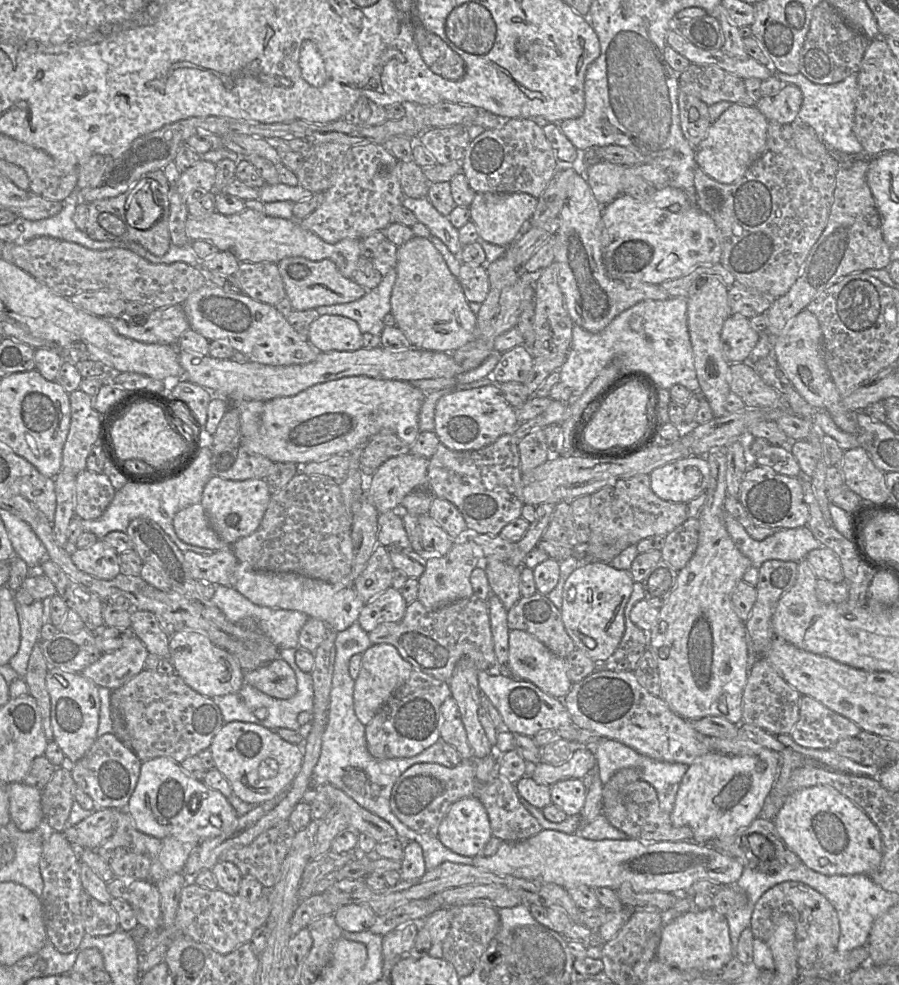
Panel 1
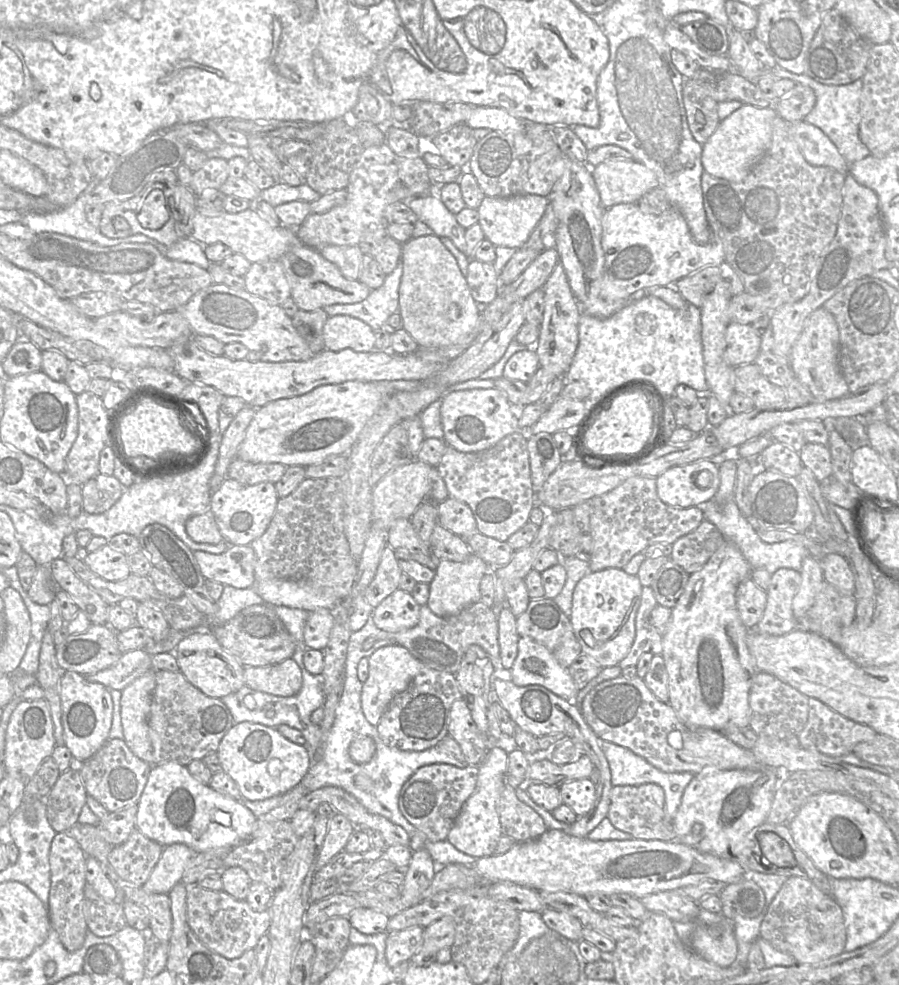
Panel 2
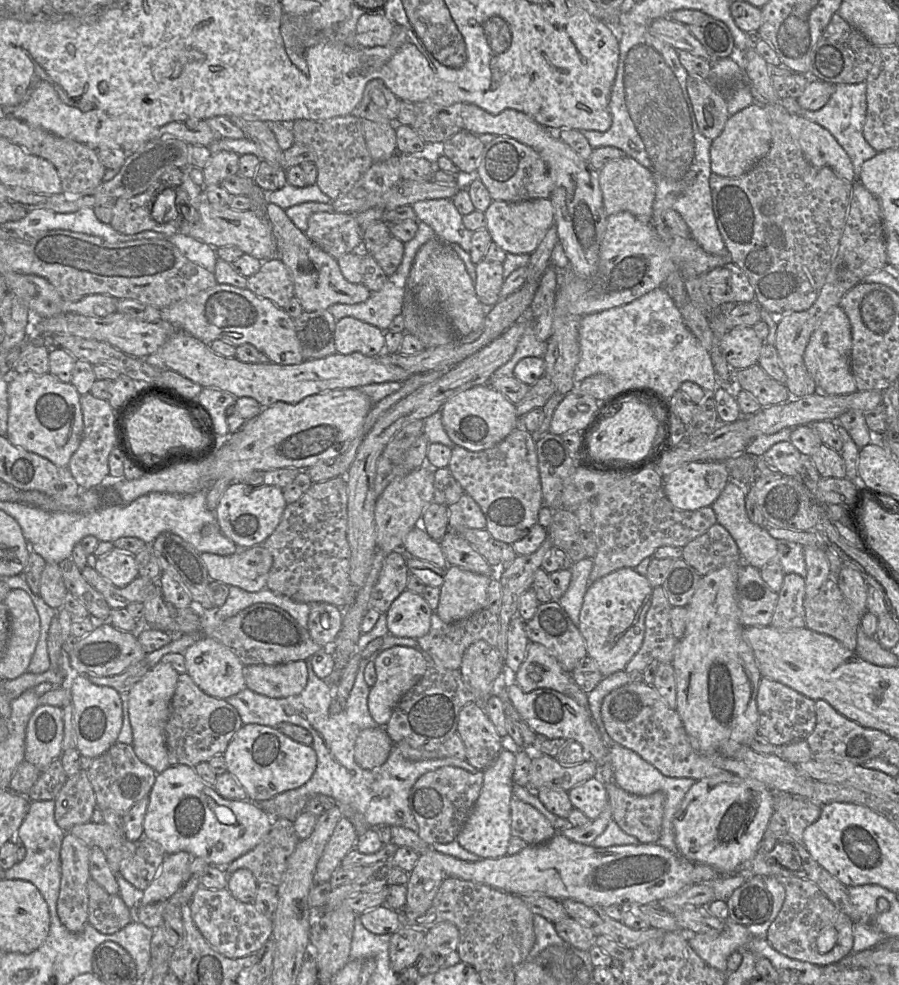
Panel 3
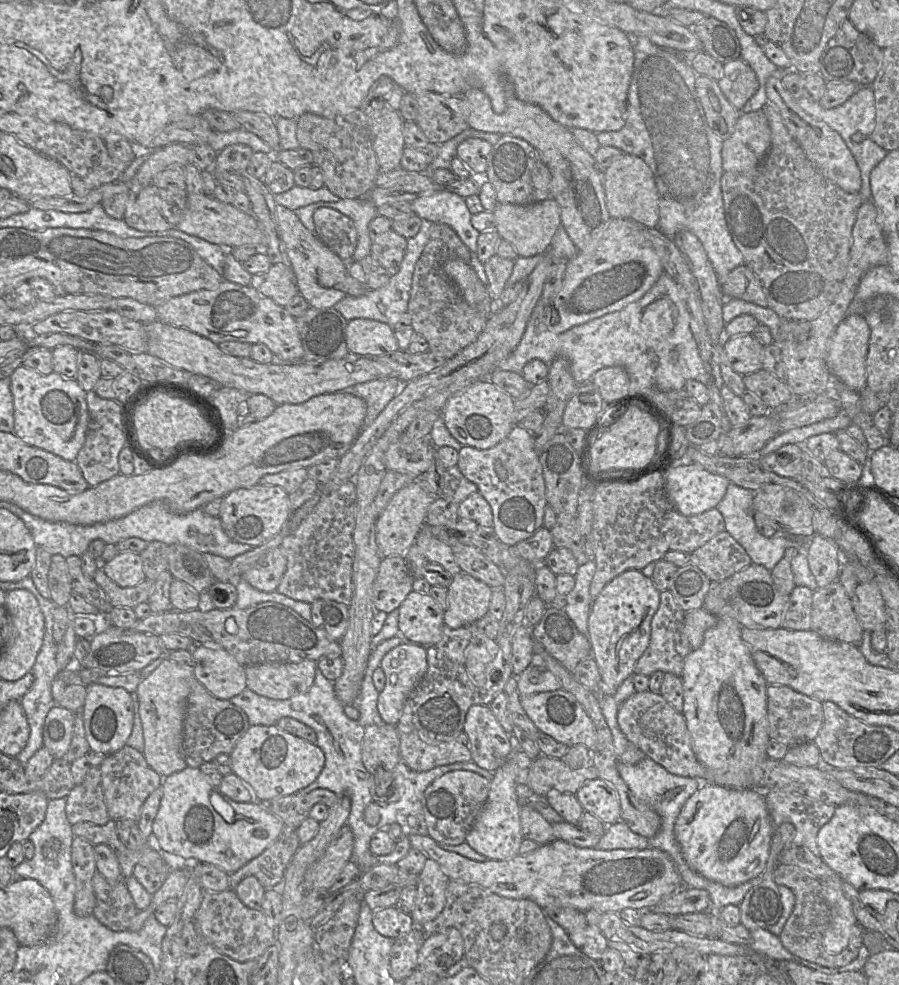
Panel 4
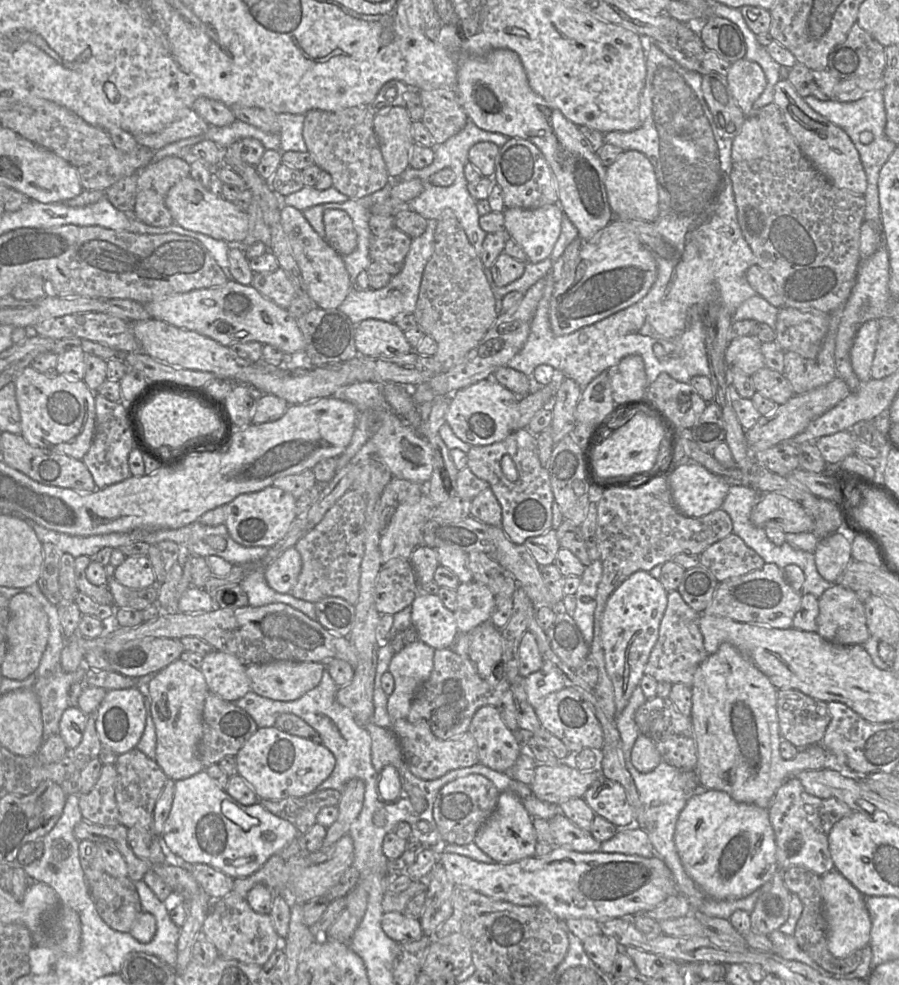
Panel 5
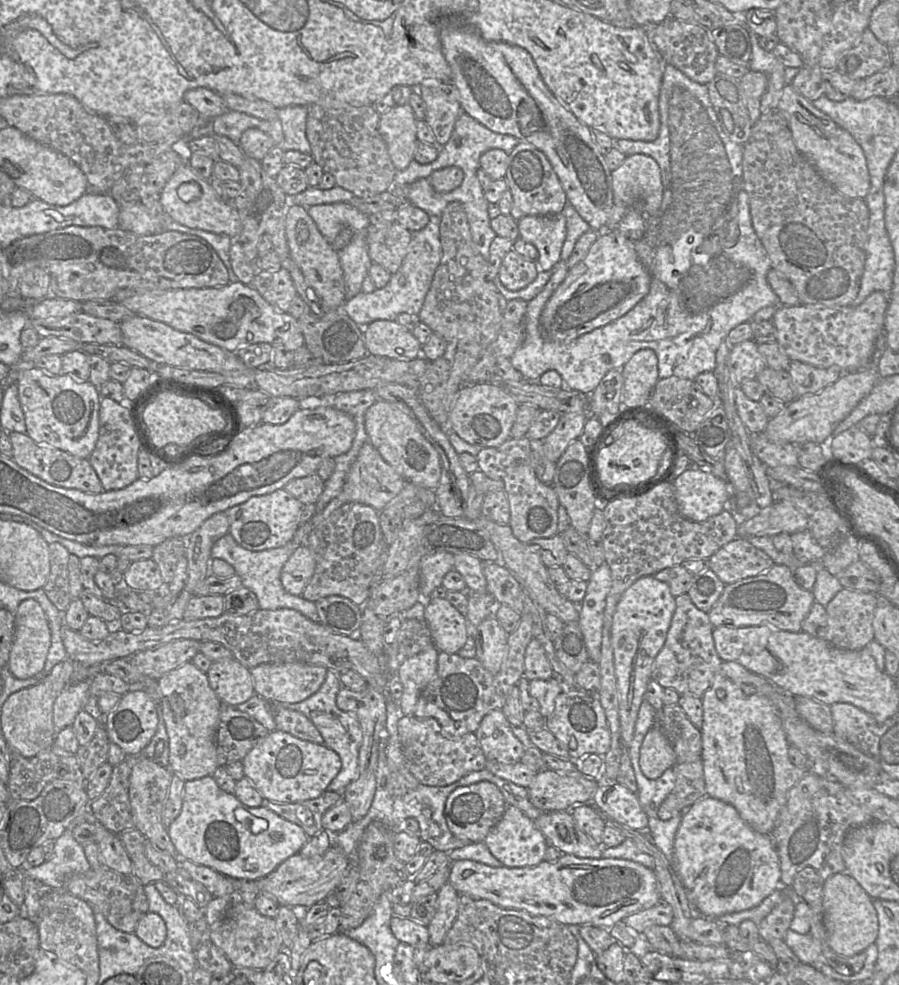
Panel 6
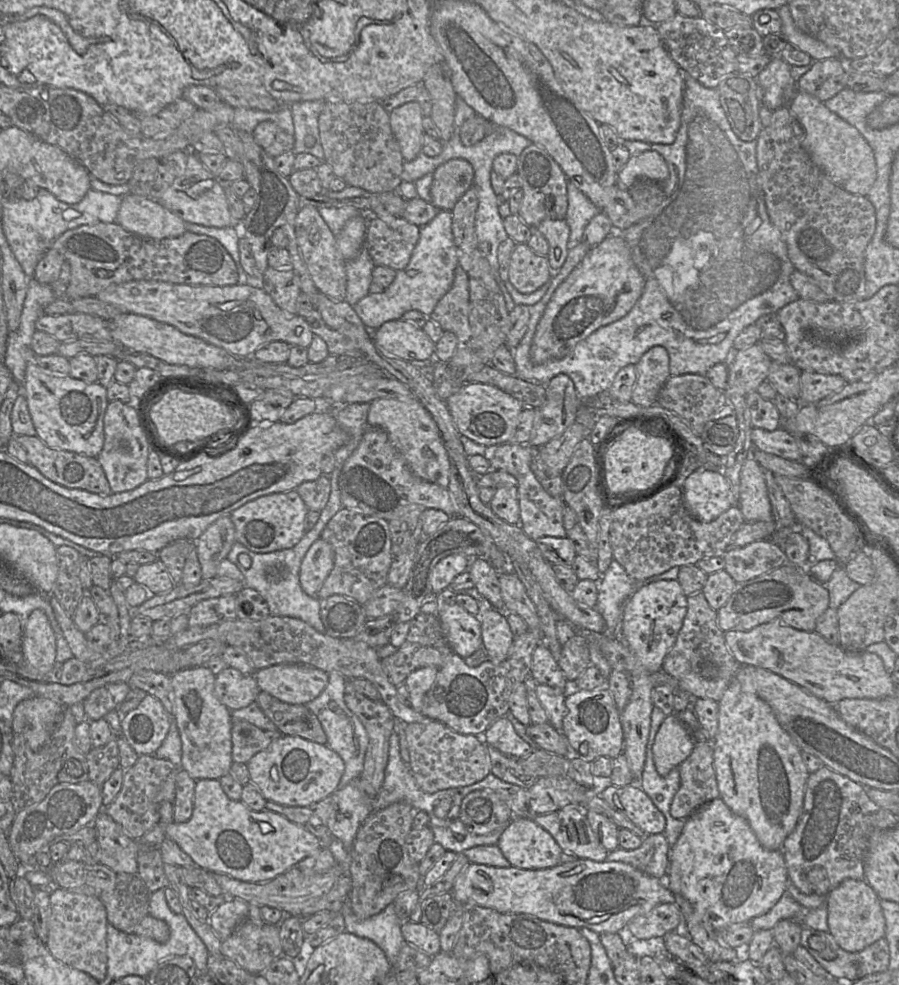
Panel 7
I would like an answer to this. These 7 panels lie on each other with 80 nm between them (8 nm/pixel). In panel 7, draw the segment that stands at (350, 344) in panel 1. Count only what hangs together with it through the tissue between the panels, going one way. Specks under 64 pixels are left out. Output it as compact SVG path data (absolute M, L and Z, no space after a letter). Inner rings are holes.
M398 319L383 323L372 331L376 346L386 354L414 363L434 360L435 346L422 328Z

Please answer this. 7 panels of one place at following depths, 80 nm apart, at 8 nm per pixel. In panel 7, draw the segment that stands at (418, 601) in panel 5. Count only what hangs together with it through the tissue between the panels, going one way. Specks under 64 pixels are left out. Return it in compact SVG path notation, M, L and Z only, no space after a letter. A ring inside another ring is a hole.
M455 603L438 611L437 616L444 636L455 654L465 659L482 648L481 622L476 615Z

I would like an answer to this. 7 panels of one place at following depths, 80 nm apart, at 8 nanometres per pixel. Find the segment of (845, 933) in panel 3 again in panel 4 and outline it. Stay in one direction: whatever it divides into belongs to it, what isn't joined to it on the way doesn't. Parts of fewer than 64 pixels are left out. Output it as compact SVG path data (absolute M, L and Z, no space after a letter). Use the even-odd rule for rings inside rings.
M779 864L773 873L773 881L777 885L789 888L795 896L793 910L787 919L779 939L782 945L793 955L828 968L840 968L850 964L863 946L863 928L857 924L853 927L847 947L839 954L831 955L823 946L823 937L830 924L830 909L823 895L823 885L818 879L808 875L801 868L793 865Z

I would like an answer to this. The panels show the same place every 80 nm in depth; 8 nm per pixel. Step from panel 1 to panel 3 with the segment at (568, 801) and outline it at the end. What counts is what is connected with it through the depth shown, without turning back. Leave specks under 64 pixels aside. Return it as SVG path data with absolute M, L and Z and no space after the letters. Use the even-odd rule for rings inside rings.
M594 777L570 789L568 796L573 807L590 820L596 819L608 804L606 786Z

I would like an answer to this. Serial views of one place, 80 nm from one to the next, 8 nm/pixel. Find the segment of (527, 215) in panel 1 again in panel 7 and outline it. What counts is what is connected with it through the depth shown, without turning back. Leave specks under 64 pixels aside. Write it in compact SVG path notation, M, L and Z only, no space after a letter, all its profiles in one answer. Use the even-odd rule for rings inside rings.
M544 220L536 226L548 242L547 259L553 272L559 271L568 256L570 228L565 220Z

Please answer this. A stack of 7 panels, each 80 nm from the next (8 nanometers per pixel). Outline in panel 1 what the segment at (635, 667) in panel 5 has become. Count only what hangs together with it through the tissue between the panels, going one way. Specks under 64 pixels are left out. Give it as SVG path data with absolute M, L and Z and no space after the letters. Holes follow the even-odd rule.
M603 562L587 563L574 570L565 581L560 608L565 630L576 648L597 665L607 662L621 641L625 631L624 611L633 585L629 571L616 569Z

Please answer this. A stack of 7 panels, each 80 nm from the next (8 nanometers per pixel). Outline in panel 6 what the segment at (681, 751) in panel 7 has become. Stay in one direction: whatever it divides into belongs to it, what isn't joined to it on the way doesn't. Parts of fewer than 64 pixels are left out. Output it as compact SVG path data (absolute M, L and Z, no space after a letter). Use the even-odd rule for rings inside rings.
M653 727L640 747L639 765L642 773L649 779L657 779L675 764L676 756L670 741L658 727Z

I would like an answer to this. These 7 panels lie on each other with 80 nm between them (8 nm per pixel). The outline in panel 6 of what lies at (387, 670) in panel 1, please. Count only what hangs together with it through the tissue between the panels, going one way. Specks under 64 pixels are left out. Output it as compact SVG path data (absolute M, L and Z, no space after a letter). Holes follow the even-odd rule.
M431 648L405 660L397 671L403 686L399 707L403 716L413 716L419 695L435 677L439 650Z

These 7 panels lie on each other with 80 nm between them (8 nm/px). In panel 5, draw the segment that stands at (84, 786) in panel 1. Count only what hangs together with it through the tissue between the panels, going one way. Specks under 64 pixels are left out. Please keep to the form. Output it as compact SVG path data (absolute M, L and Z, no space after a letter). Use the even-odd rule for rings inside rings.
M136 748L118 755L113 766L117 771L114 793L120 823L127 828L137 827L145 829L160 840L159 835L152 831L153 811L156 801L168 780L167 776L154 760L146 757Z

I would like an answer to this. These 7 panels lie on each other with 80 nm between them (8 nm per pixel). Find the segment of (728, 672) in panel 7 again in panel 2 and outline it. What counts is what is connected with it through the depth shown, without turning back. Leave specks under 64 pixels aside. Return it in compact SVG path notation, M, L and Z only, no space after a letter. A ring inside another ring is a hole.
M643 586L641 604L636 614L635 638L629 653L618 664L621 669L636 666L644 653L650 652L653 655L661 655L662 635L650 623L650 614L657 605L652 588Z

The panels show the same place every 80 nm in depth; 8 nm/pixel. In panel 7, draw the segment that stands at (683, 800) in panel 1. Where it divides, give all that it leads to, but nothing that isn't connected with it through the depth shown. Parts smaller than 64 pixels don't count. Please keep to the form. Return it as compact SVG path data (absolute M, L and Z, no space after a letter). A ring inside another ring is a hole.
M720 798L701 806L684 821L681 834L670 850L666 886L692 905L699 922L713 939L717 931L767 913L785 893L787 884L787 868L781 851L765 849L747 821L734 814Z

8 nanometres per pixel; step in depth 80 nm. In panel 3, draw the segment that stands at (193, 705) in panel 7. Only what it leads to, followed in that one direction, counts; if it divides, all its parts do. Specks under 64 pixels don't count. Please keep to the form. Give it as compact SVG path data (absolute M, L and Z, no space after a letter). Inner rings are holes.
M159 662L148 670L128 692L128 717L132 730L132 743L136 756L160 773L175 764L165 742L165 725L170 713L179 673L168 663Z

